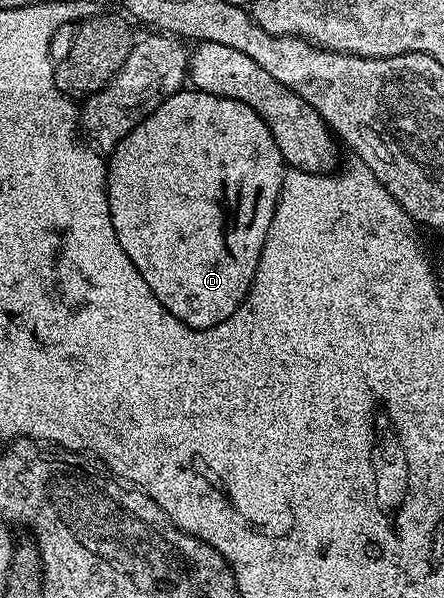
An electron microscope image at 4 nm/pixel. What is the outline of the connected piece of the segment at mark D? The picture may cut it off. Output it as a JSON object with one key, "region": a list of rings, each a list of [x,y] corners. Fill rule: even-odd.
{"region":[[[182,89],[176,91],[171,97],[167,97],[163,100],[161,104],[159,104],[159,106],[157,106],[157,108],[142,121],[142,123],[135,125],[135,129],[131,129],[131,133],[127,133],[127,137],[123,137],[123,141],[117,143],[116,147],[113,148],[111,154],[108,156],[105,191],[109,195],[109,212],[111,213],[111,225],[115,225],[115,237],[119,237],[119,245],[123,249],[123,253],[127,253],[127,257],[131,257],[131,265],[135,265],[135,269],[139,269],[143,281],[147,281],[147,285],[151,285],[151,293],[155,293],[155,297],[159,297],[161,306],[167,308],[175,318],[186,323],[188,327],[193,327],[196,331],[202,331],[208,327],[219,325],[223,321],[227,321],[231,317],[231,313],[235,313],[235,309],[239,309],[239,305],[245,300],[245,294],[249,292],[249,286],[255,277],[255,269],[259,265],[259,257],[261,256],[261,250],[265,244],[267,229],[271,225],[273,214],[277,208],[277,202],[281,196],[281,186],[285,180],[286,170],[287,164],[285,158],[279,153],[279,145],[275,145],[275,137],[271,137],[271,129],[267,129],[263,117],[259,113],[255,113],[253,107],[248,107],[239,101],[228,99],[222,95],[203,93],[196,89]]]}

